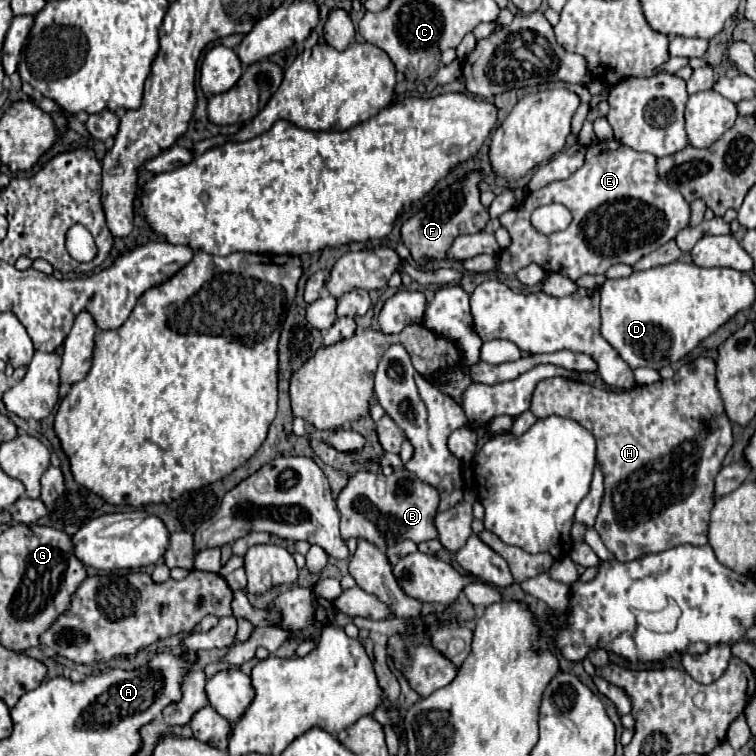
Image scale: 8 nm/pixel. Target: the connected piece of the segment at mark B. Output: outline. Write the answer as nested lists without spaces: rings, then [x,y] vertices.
[[[359,470],[349,478],[347,486],[341,490],[337,498],[337,508],[341,512],[341,536],[349,538],[365,538],[385,550],[405,538],[415,544],[437,538],[435,516],[439,510],[439,492],[431,488],[431,484],[423,484],[413,472],[395,470],[391,476],[383,476]]]

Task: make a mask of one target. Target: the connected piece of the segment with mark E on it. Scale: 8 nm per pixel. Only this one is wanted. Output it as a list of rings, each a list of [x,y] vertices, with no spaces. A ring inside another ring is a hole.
[[[619,140],[595,142],[587,148],[585,164],[571,178],[553,182],[531,192],[525,204],[505,212],[499,220],[511,234],[511,246],[499,254],[499,270],[515,274],[527,264],[539,264],[547,272],[557,272],[569,280],[583,274],[605,274],[613,264],[635,264],[645,254],[657,250],[689,226],[691,206],[681,192],[669,188],[657,176],[657,158],[635,152]],[[559,202],[573,214],[567,230],[541,234],[531,224],[531,214],[541,204]]]

